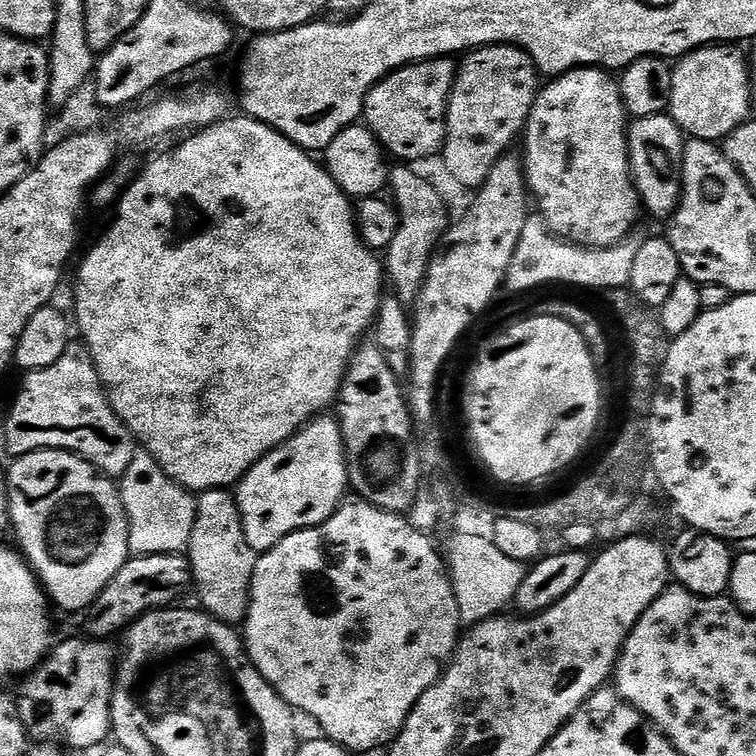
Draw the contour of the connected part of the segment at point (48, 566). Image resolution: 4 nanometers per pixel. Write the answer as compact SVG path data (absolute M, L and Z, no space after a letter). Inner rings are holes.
M44 448L40 452L18 456L11 463L6 471L15 543L36 573L36 579L43 584L49 601L68 612L83 613L92 607L102 589L130 559L128 516L117 485L75 452L62 452L59 448Z

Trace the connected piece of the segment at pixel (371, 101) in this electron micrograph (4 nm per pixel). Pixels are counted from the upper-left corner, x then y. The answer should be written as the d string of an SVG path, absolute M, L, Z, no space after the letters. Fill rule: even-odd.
M455 59L419 60L417 64L408 64L397 72L392 72L382 82L378 82L370 90L364 103L363 123L375 134L384 147L385 153L392 152L400 162L411 162L420 158L428 158L437 154L444 147L446 134L448 98L452 94L452 84L456 81L458 64Z

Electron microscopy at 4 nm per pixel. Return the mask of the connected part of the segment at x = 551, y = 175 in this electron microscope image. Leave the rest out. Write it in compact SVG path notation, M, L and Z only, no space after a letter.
M576 68L573 72L567 72L565 76L555 77L551 82L539 89L536 101L532 107L532 113L528 119L528 126L522 136L522 163L524 174L528 182L531 195L540 203L539 211L542 219L549 229L562 240L569 244L578 244L581 248L609 248L611 244L618 244L622 240L629 239L632 227L636 219L642 216L642 205L640 195L636 192L636 185L632 183L632 171L628 161L628 126L630 117L624 110L624 103L620 97L620 85L615 79L612 80L607 71L602 68Z

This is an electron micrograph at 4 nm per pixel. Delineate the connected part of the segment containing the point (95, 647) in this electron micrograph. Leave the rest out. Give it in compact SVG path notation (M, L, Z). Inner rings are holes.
M83 639L64 640L61 644L59 641L42 663L23 677L24 685L18 691L20 717L33 741L65 740L72 748L99 749L105 743L103 740L112 736L112 691L116 681L118 652L111 648L111 643L103 640Z

